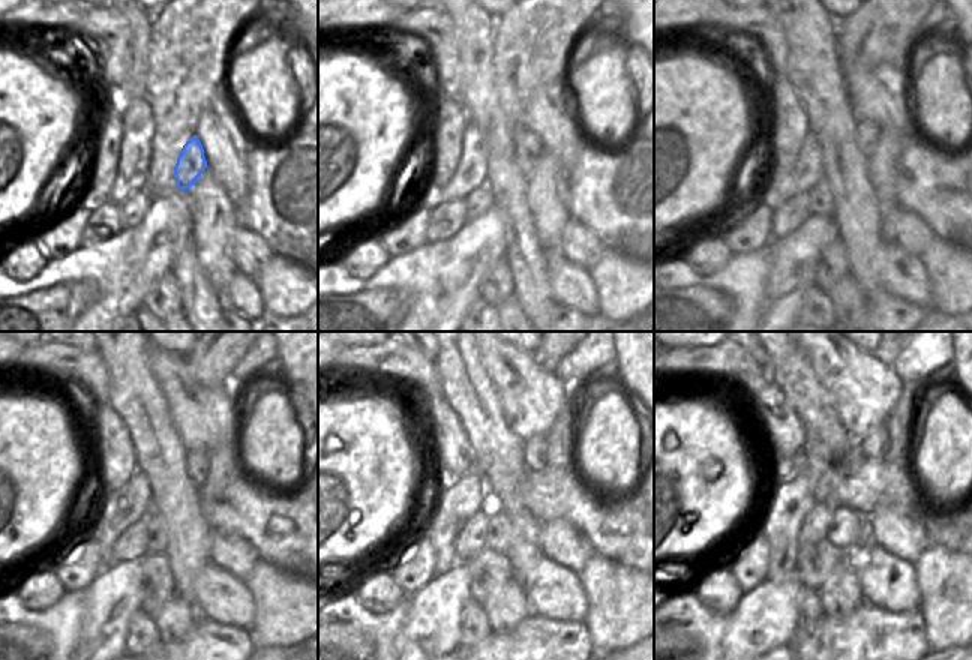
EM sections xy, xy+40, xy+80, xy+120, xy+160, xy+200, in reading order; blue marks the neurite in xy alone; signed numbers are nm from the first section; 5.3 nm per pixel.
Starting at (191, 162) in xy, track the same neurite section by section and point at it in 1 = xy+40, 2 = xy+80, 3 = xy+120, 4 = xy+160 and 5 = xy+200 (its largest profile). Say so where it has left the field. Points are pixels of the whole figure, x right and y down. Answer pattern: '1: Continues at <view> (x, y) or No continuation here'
1: Continues at xy+40 (527, 146)
2: Continues at xy+80 (867, 134)
3: Continues at xy+120 (197, 465)
4: Continues at xy+160 (533, 461)
5: Continues at xy+200 (867, 453)

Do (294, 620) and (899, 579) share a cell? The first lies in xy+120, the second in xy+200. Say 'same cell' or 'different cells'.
different cells

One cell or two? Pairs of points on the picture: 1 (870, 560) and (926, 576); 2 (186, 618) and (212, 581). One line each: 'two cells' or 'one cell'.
1: two cells
2: two cells

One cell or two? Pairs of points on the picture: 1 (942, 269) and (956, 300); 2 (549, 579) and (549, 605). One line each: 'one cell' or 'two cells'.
1: one cell
2: one cell

